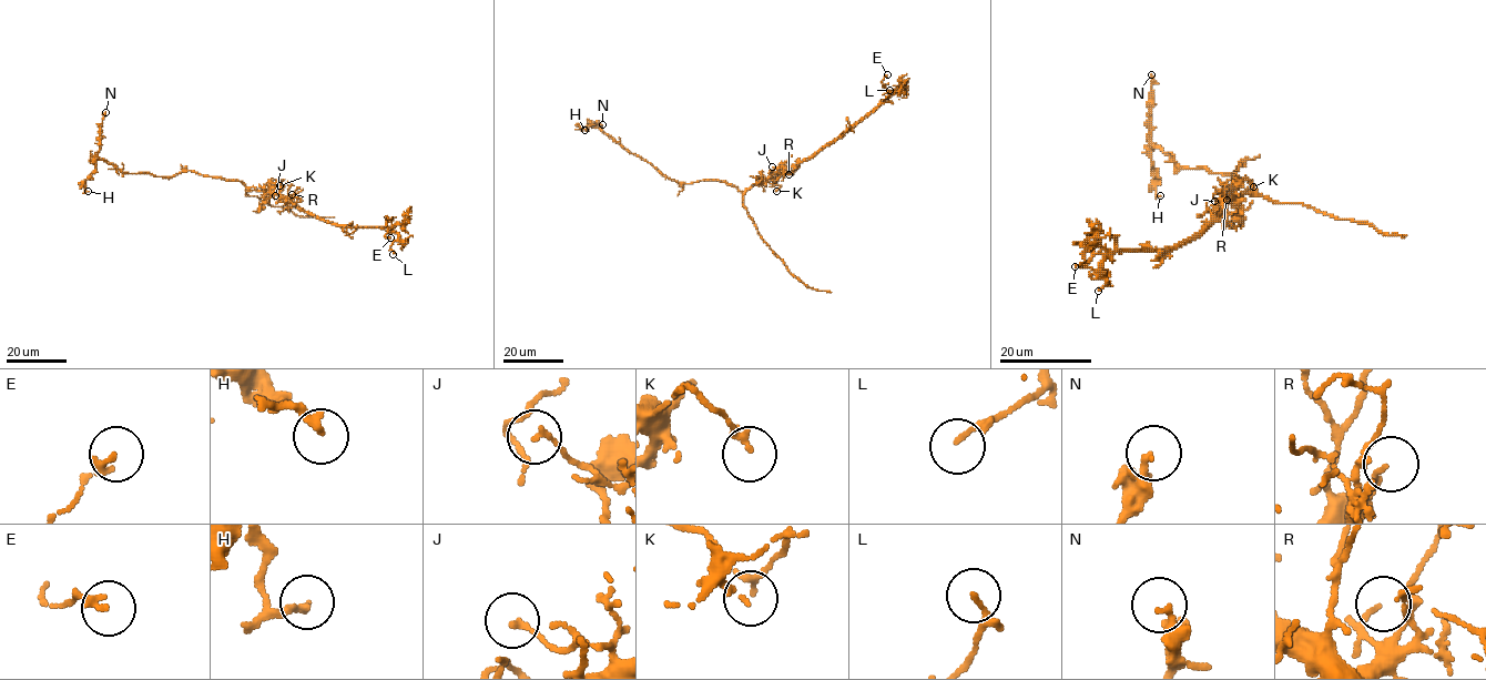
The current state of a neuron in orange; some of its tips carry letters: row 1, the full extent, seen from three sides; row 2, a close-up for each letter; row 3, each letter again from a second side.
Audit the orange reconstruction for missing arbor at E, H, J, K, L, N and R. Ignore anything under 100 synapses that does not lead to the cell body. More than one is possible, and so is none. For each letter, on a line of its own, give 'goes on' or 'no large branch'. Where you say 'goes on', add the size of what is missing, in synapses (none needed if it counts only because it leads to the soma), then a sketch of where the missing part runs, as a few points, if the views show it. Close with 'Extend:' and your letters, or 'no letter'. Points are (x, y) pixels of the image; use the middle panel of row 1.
E: no large branch
H: no large branch
J: no large branch
K: no large branch
L: no large branch
N: no large branch
R: no large branch
Extend: no letter

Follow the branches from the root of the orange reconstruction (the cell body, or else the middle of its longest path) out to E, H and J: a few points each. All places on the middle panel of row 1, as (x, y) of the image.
E: (742, 191), (815, 155), (867, 117), (889, 93), (882, 82), (887, 74)
H: (742, 191), (714, 180), (691, 183), (672, 180), (592, 123), (580, 128), (584, 130)
J: (742, 191), (772, 178), (779, 169), (772, 166)

